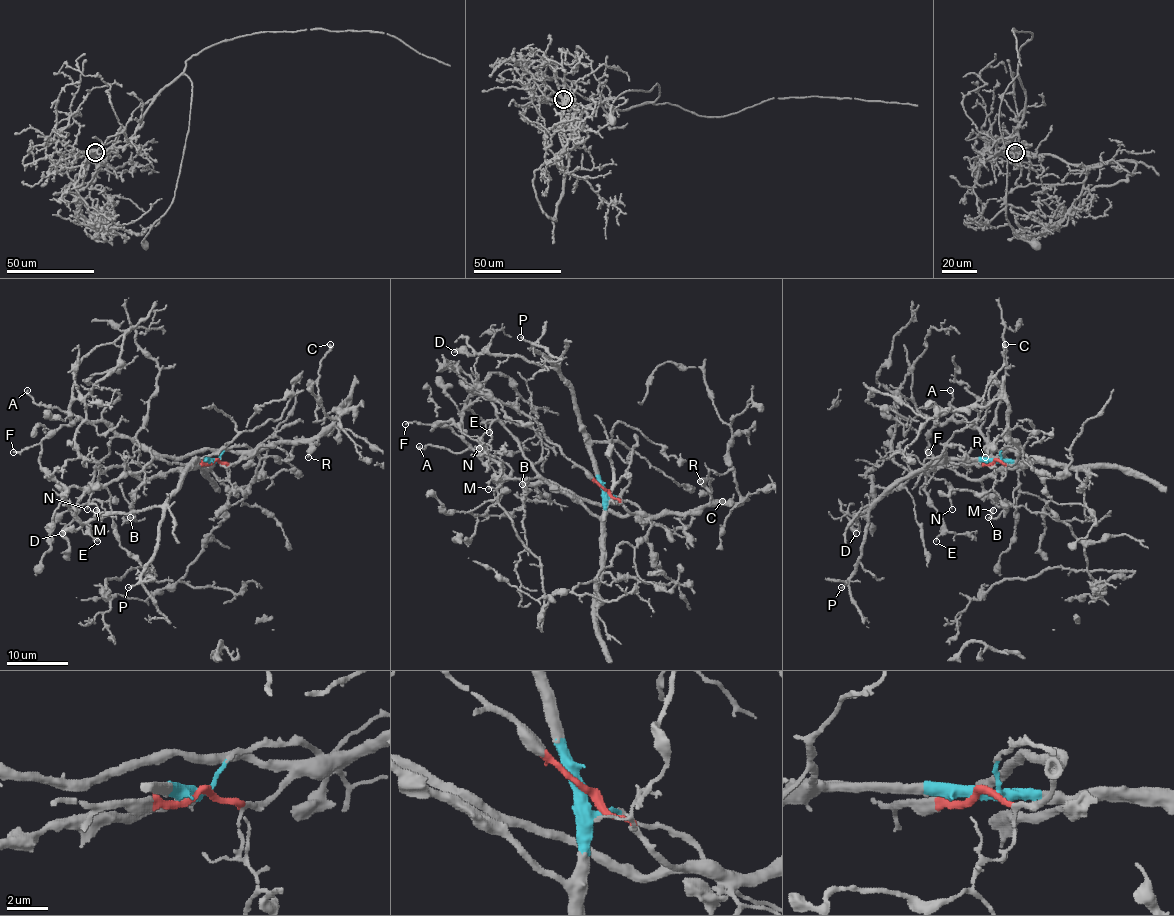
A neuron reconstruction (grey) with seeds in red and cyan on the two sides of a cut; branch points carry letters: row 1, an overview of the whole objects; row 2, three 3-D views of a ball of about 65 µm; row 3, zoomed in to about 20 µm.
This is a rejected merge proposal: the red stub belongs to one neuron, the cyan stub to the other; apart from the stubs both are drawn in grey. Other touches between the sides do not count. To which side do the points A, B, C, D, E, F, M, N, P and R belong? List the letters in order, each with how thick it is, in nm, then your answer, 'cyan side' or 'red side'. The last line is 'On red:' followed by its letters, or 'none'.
A: calibre 200 nm; red side
B: calibre 150 nm; cyan side
C: calibre 380 nm; red side
D: calibre 400 nm; cyan side
E: calibre 90 nm; red side
F: calibre 110 nm; red side
M: calibre 120 nm; red side
N: calibre 130 nm; cyan side
P: calibre 190 nm; cyan side
R: calibre 300 nm; red side
On red: A, C, E, F, M, R

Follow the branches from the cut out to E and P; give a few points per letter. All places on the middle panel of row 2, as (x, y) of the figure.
E: (606, 490), (631, 515), (554, 484), (511, 480), (449, 427), (431, 431), (452, 421), (474, 440), (489, 432)
P: (606, 490), (591, 452), (589, 435), (581, 423), (574, 389), (548, 358), (520, 337)

